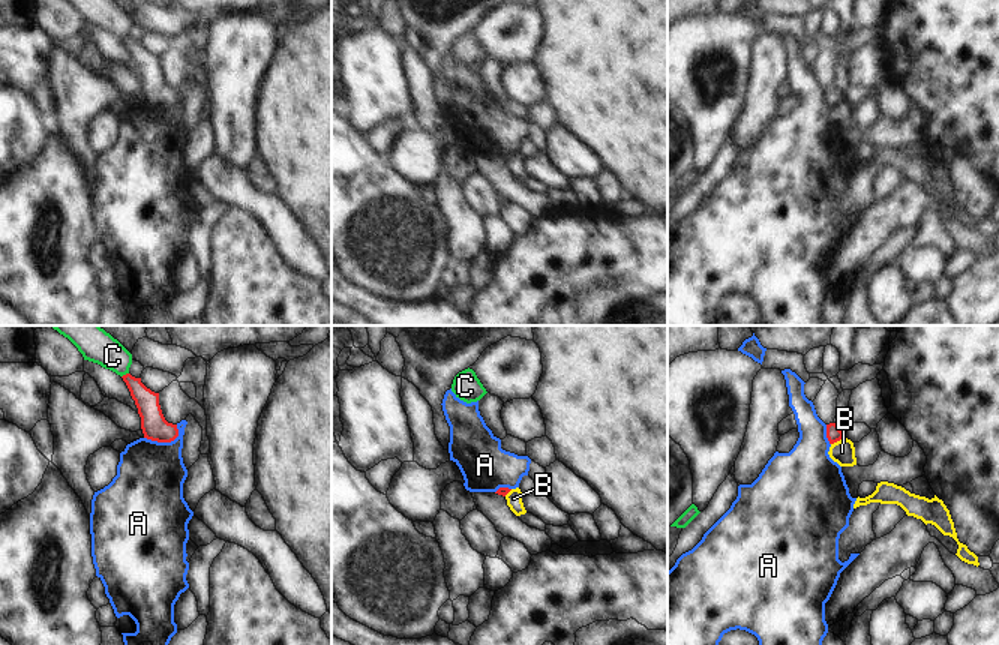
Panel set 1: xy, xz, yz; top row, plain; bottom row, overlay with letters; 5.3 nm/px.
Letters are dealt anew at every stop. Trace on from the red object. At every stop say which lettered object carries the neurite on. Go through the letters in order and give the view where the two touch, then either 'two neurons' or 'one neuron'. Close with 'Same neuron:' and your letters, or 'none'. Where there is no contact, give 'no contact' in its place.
A: meets red in xy; two neurons
B: meets red in yz; two neurons
C: meets red in xy; two neurons
Same neuron: none

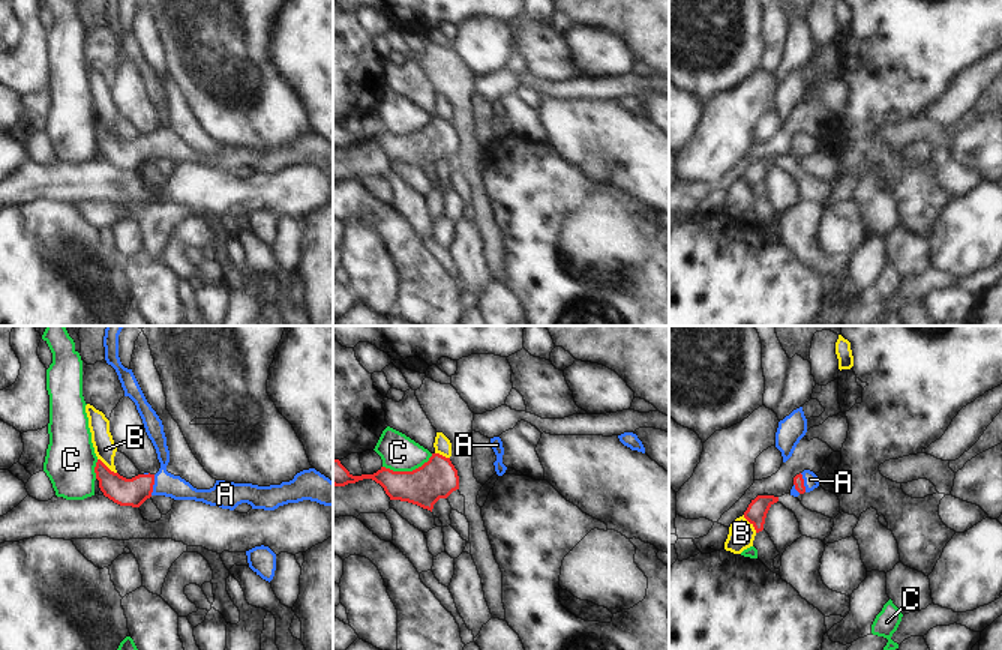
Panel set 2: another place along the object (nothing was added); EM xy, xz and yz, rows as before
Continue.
A: meets red in xy; one neuron
B: meets red in xy; two neurons
C: meets red in xz; two neurons
Same neuron: A

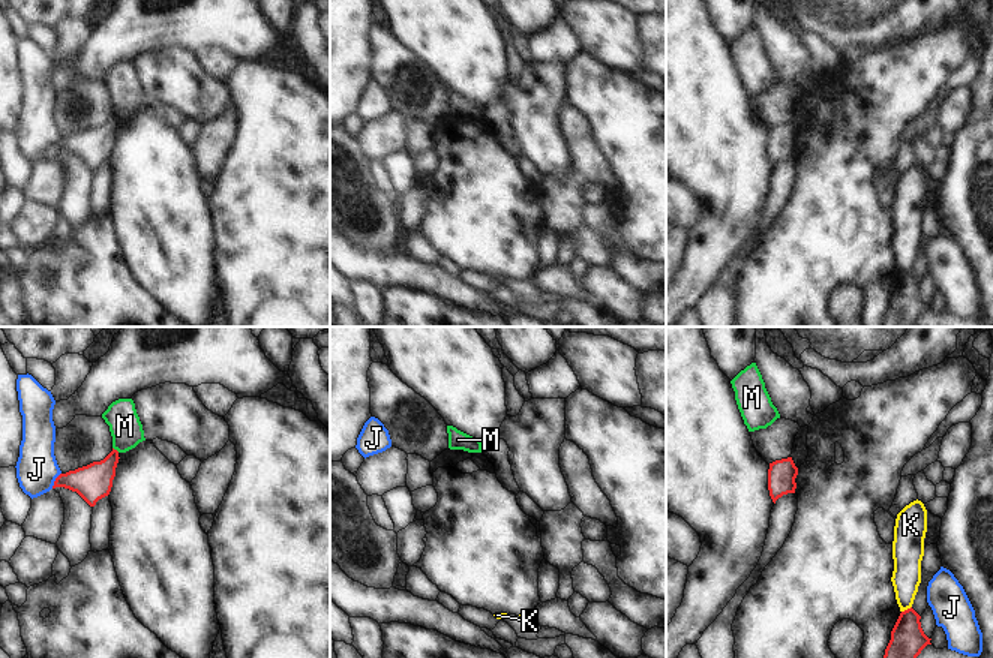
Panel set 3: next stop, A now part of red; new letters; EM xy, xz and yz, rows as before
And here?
J: meets red in xy; two neurons
K: meets red in yz; two neurons
M: meets red in xy; two neurons
Same neuron: none

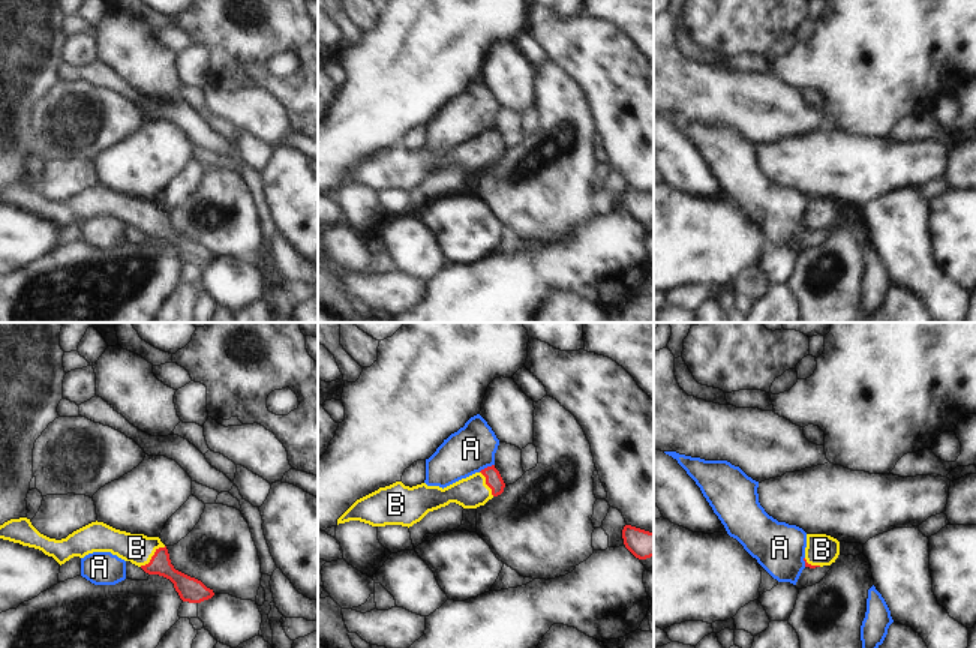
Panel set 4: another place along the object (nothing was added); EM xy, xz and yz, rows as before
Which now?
A: meets red in xz; two neurons
B: meets red in xy; one neuron
Same neuron: B

